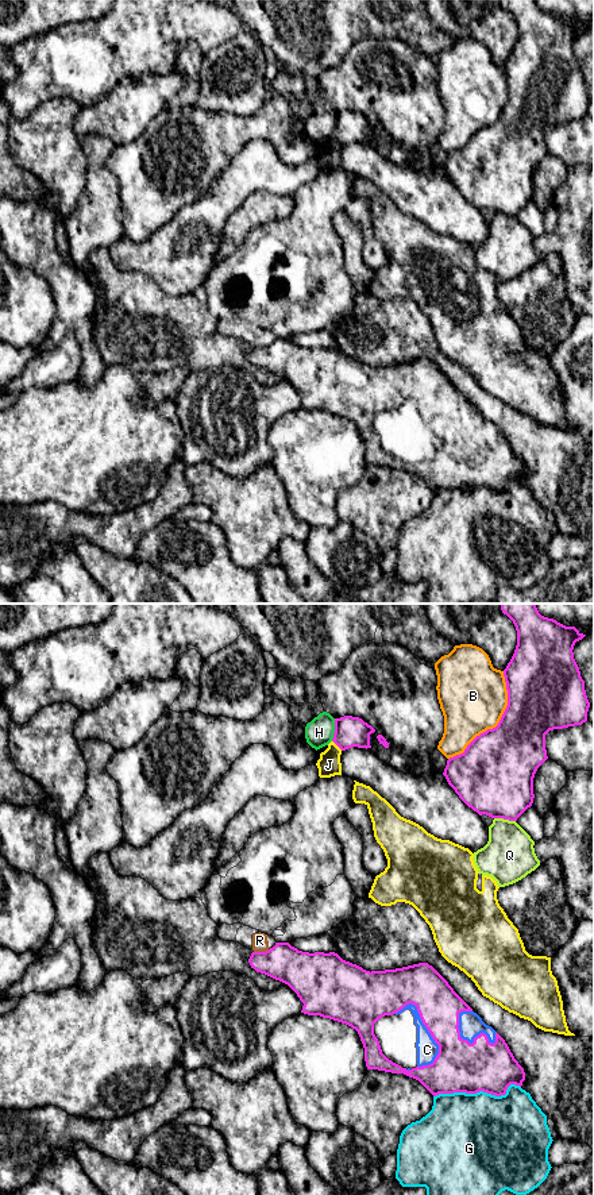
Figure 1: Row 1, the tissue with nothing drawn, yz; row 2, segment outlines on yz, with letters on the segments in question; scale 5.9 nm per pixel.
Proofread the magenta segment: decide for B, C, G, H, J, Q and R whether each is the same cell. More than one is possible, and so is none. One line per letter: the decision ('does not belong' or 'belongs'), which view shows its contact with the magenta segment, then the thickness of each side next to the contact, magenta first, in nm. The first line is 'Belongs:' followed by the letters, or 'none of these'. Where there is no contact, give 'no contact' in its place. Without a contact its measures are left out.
Belongs: C
B: does not belong; contact in yz; calibres 440 and 400 nm
C: belongs; contact in yz; calibres 260 and 130 nm
G: does not belong; contact in yz; calibres 300 and 480 nm
H: does not belong; contact in yz; calibres 180 and 170 nm
J: does not belong; contact in yz; calibres 180 and 140 nm
Q: does not belong; contact in yz; calibres 440 and 300 nm
R: does not belong; contact in yz; calibres 220 and 100 nm

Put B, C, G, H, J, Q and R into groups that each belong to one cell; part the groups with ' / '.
B / C / G / H / J / Q / R

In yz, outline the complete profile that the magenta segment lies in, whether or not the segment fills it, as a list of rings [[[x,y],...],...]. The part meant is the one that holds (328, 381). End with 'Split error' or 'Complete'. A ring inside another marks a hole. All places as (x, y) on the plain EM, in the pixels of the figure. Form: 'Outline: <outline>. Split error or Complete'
Outline: [[[275,338],[266,347],[252,347],[248,358],[256,367],[288,379],[304,398],[301,408],[329,413],[355,424],[364,443],[367,464],[404,469],[418,475],[433,492],[479,486],[501,492],[510,479],[521,482],[525,475],[524,463],[505,435],[486,420],[428,358],[370,367],[343,355],[335,347],[302,347],[289,338]]]. Split error

